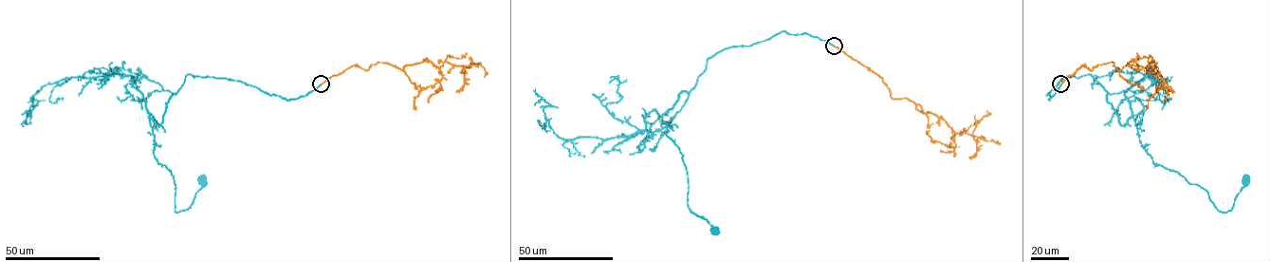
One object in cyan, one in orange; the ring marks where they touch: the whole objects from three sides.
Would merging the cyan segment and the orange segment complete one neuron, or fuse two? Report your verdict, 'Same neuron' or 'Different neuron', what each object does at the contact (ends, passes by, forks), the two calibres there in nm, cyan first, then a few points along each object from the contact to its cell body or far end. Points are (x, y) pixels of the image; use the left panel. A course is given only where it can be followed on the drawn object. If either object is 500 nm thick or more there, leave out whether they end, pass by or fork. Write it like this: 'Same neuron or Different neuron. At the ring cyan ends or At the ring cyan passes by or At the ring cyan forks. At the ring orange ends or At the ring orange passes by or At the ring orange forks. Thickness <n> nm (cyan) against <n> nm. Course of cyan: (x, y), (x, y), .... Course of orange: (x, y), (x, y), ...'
Different neuron. At the ring cyan ends. At the ring orange ends. Thickness 220 nm (cyan) against 180 nm. Course of cyan: (321, 84), (288, 100), (187, 74), (163, 121), (149, 117), (154, 156), (173, 177), (175, 212), (202, 180). Course of orange: (321, 84), (353, 65), (367, 70), (377, 62), (402, 70), (427, 61), (465, 66), (460, 72), (478, 67)

